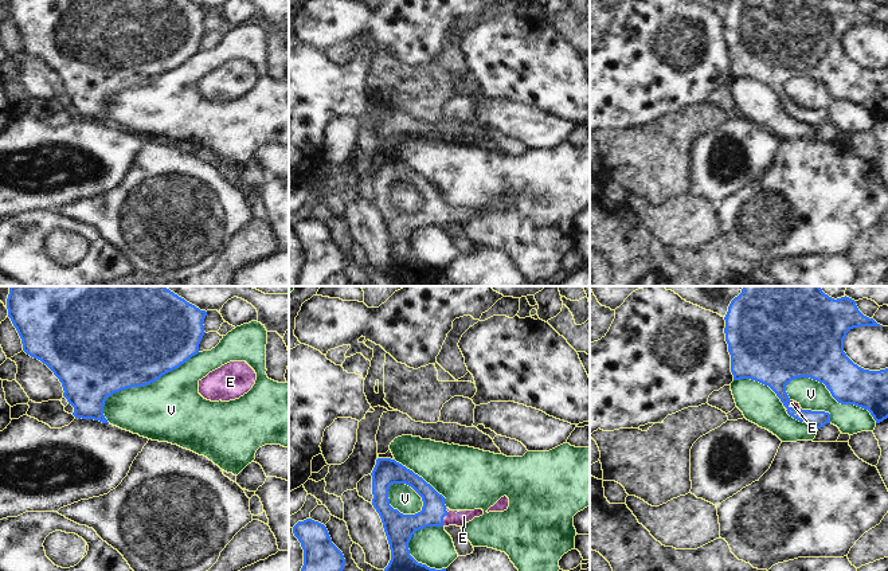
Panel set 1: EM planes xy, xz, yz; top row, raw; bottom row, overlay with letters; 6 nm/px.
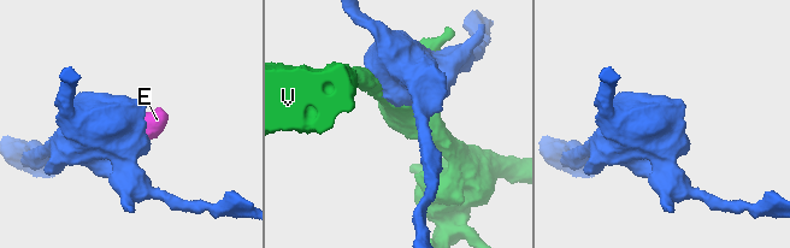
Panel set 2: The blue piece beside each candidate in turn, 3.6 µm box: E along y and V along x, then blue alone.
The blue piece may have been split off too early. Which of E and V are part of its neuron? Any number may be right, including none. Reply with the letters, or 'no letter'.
E

